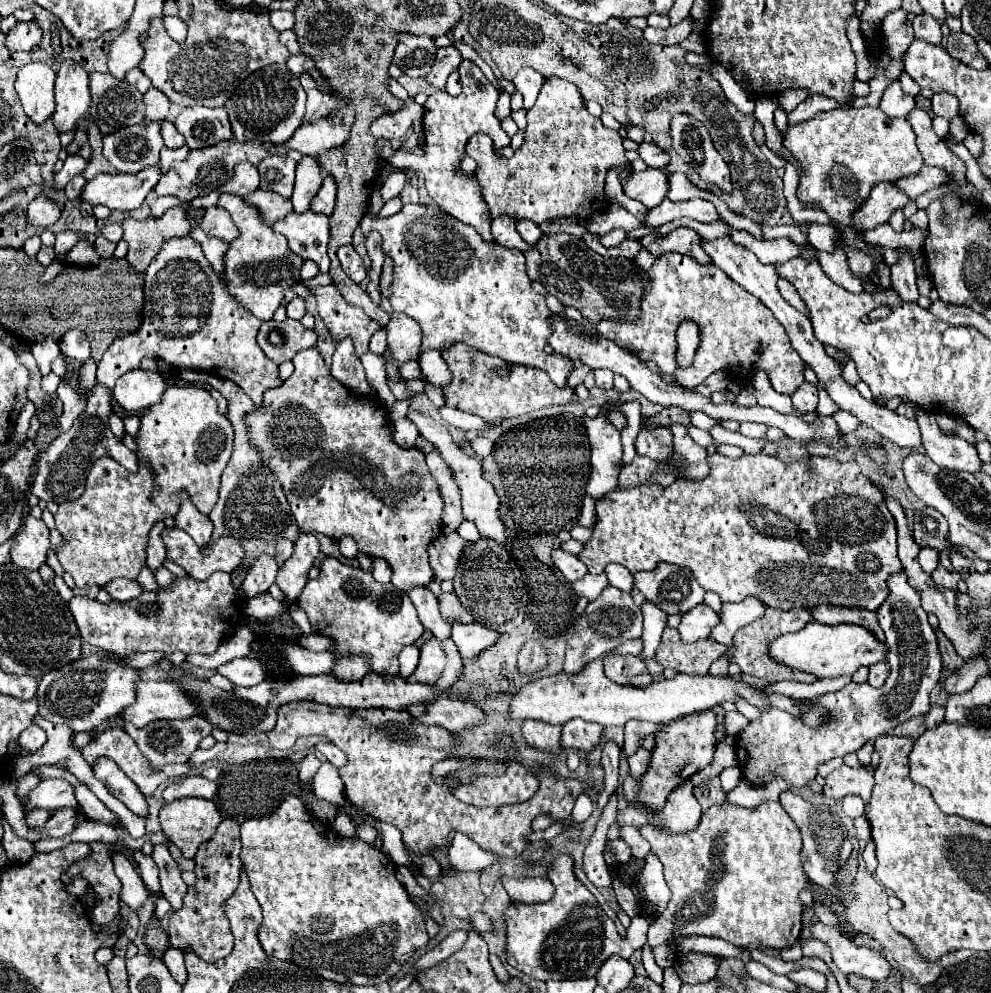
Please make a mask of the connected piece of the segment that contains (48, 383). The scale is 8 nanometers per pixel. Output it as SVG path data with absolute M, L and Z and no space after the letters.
M50 372L48 375L44 376L42 378L42 388L46 393L49 393L49 395L56 392L57 387L61 381L61 378L57 376L55 373Z

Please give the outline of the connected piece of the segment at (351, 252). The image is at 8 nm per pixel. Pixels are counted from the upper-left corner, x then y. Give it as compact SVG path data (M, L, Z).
M343 245L337 249L337 257L341 261L341 267L343 271L355 281L355 283L361 283L365 277L367 277L367 269L363 265L363 259L361 255L353 249L353 245Z

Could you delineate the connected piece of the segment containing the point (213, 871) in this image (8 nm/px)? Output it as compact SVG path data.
M223 819L217 827L217 833L209 843L199 847L195 855L195 873L197 883L189 887L189 893L179 911L173 911L169 917L169 945L179 951L193 951L207 963L215 963L223 959L223 955L231 953L233 935L229 929L229 919L223 911L227 897L239 885L241 859L239 859L241 843L239 843L239 825L235 819Z

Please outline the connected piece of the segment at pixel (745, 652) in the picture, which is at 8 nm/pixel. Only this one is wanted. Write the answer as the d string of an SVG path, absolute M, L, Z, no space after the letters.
M767 607L765 615L761 619L755 619L753 623L749 623L747 627L741 627L735 633L735 643L733 647L737 649L735 655L729 659L733 663L737 663L741 667L743 673L747 675L755 675L761 681L767 683L777 683L783 679L791 679L791 681L801 681L801 683L813 683L817 677L815 675L807 675L803 671L791 671L789 667L779 667L779 663L775 663L769 655L767 655L767 643L771 643L771 639L777 639L779 635L785 635L789 631L799 631L809 623L811 615L805 609L789 609L789 611L781 611L781 609L771 609Z

